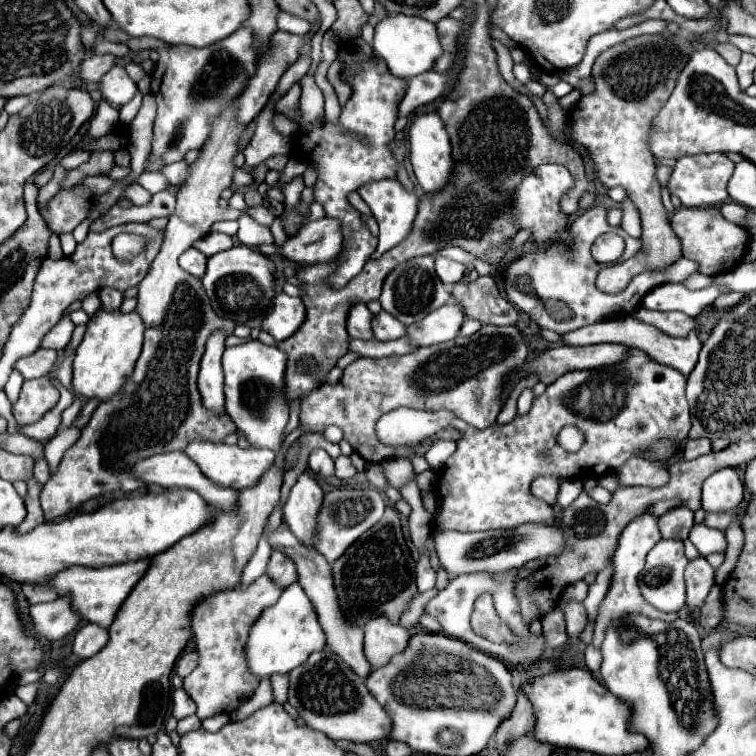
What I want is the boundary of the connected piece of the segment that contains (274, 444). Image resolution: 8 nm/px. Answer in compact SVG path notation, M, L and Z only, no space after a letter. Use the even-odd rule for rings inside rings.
M249 340L239 346L227 348L223 354L223 370L225 370L225 410L235 422L237 430L245 434L253 448L269 448L279 452L285 440L285 426L289 420L289 402L283 392L285 388L285 364L287 356L277 346L267 346L259 340Z

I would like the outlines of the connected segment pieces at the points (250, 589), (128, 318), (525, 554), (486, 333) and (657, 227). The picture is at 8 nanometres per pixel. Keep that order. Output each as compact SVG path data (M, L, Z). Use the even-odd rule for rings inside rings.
M259 576L249 586L235 586L209 594L201 598L197 606L193 606L191 632L199 662L197 668L183 680L183 688L195 700L197 716L201 720L217 714L231 714L253 696L259 680L249 672L245 660L245 642L249 636L249 628L253 626L257 616L261 616L261 612L279 596L281 590L267 576Z
M99 310L87 324L87 332L73 360L73 392L85 400L111 400L123 388L123 382L133 374L135 362L143 346L143 320L137 314L121 314L119 310Z
M523 524L521 528L513 528L513 530L487 530L487 532L435 530L433 542L441 568L445 568L449 574L455 576L473 574L473 572L499 574L511 568L519 568L535 558L555 556L565 548L561 530L545 524Z
M481 326L481 330L469 338L457 336L451 342L445 342L439 346L417 348L415 352L405 354L405 356L357 358L355 362L351 362L347 366L347 370L343 372L343 378L337 384L325 384L301 400L301 426L307 432L323 432L331 424L339 426L345 434L345 440L351 444L351 448L357 454L361 454L367 462L383 462L383 460L401 458L401 456L405 458L405 456L409 456L409 452L397 450L397 448L387 448L387 446L379 444L379 440L375 436L375 422L385 412L391 412L399 406L423 408L423 410L445 408L445 410L451 410L457 418L465 420L469 426L473 426L477 430L485 430L495 422L495 418L501 410L503 382L505 382L507 374L511 370L523 366L525 358L527 358L527 344L523 342L523 338L515 326ZM429 360L435 360L435 366L431 366L425 372L425 376L419 378L417 374L421 372L421 368L425 368L425 364Z
M645 34L625 40L605 50L595 66L595 92L581 96L581 100L569 112L571 138L585 146L597 164L599 182L607 188L623 186L627 196L641 212L643 224L643 250L625 262L617 262L611 268L603 268L597 276L597 288L603 292L621 292L629 280L649 268L667 268L681 258L681 244L669 226L667 210L661 202L661 190L655 176L655 158L649 152L645 136L649 134L653 116L663 108L671 96L677 76L693 52L693 44L679 34Z

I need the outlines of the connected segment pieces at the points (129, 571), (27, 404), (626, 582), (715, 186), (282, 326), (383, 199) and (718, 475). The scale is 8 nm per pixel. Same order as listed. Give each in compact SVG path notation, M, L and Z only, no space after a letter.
M151 558L135 560L133 564L113 564L109 568L73 566L73 568L67 568L63 572L59 572L57 576L53 576L53 580L47 580L43 584L55 586L61 596L71 594L73 608L77 608L77 612L81 612L81 616L87 622L93 622L93 624L97 624L101 628L109 628L115 614L117 614L117 610L121 608L123 600L129 596L133 586L143 578L145 570L149 568L149 562L151 562Z
M47 378L37 380L25 380L19 400L13 404L13 418L19 426L33 424L43 418L45 412L49 412L59 400L59 392L55 388L49 388Z
M649 512L637 516L637 520L633 520L629 526L625 526L625 530L621 532L619 536L619 546L615 550L615 556L613 556L613 562L615 562L615 572L613 572L613 584L611 584L611 590L601 606L601 612L597 616L597 624L595 624L595 634L593 634L593 646L599 648L601 642L603 642L603 636L605 636L605 628L609 626L609 622L617 616L623 616L627 612L645 612L645 616L649 618L659 618L659 620L665 620L665 622L673 622L675 618L679 618L679 614L667 614L667 612L661 612L657 608L653 608L647 600L643 600L643 594L639 590L639 584L637 584L637 576L641 572L641 568L645 566L645 556L649 554L649 550L661 540L661 532L657 528L657 516L649 516Z
M695 154L683 156L677 160L673 174L669 178L669 192L679 196L683 206L703 208L703 206L721 206L729 200L727 182L733 174L735 164L725 154Z
M277 294L273 306L263 318L263 330L275 336L279 342L293 336L305 320L305 304L301 298L291 298L287 294Z
M377 180L377 182L369 182L365 186L361 186L357 190L361 194L361 198L369 204L379 228L381 228L381 234L379 234L379 246L377 250L371 254L371 258L381 258L381 254L385 254L387 250L391 250L393 246L397 246L399 242L403 242L411 228L413 228L413 220L417 216L417 196L413 192L407 192L403 188L403 184L399 180Z
M723 468L711 474L703 484L703 510L729 512L743 500L743 482L733 468Z

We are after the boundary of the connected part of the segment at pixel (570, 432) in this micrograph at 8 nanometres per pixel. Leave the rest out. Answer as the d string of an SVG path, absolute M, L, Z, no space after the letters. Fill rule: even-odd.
M565 426L557 437L557 442L565 449L566 452L577 452L584 443L584 438L576 426Z

